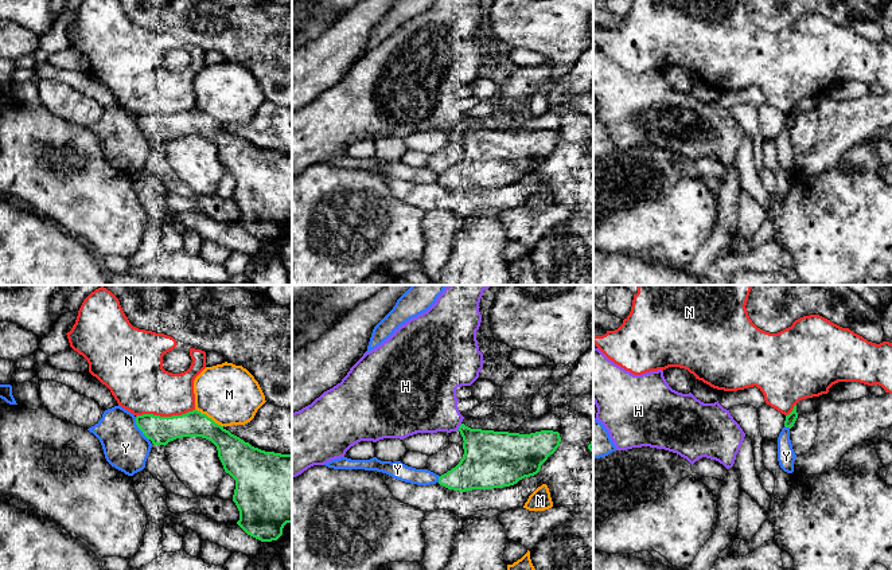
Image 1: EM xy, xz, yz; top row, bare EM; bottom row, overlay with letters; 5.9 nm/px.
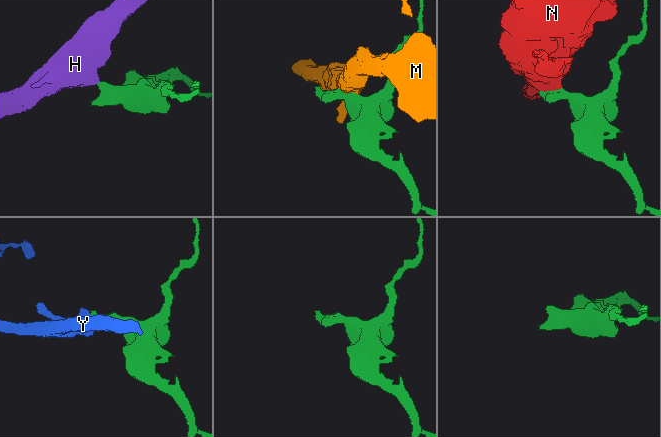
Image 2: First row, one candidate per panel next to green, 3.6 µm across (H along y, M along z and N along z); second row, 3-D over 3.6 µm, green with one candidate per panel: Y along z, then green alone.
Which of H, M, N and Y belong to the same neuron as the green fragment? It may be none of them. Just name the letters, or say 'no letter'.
H

